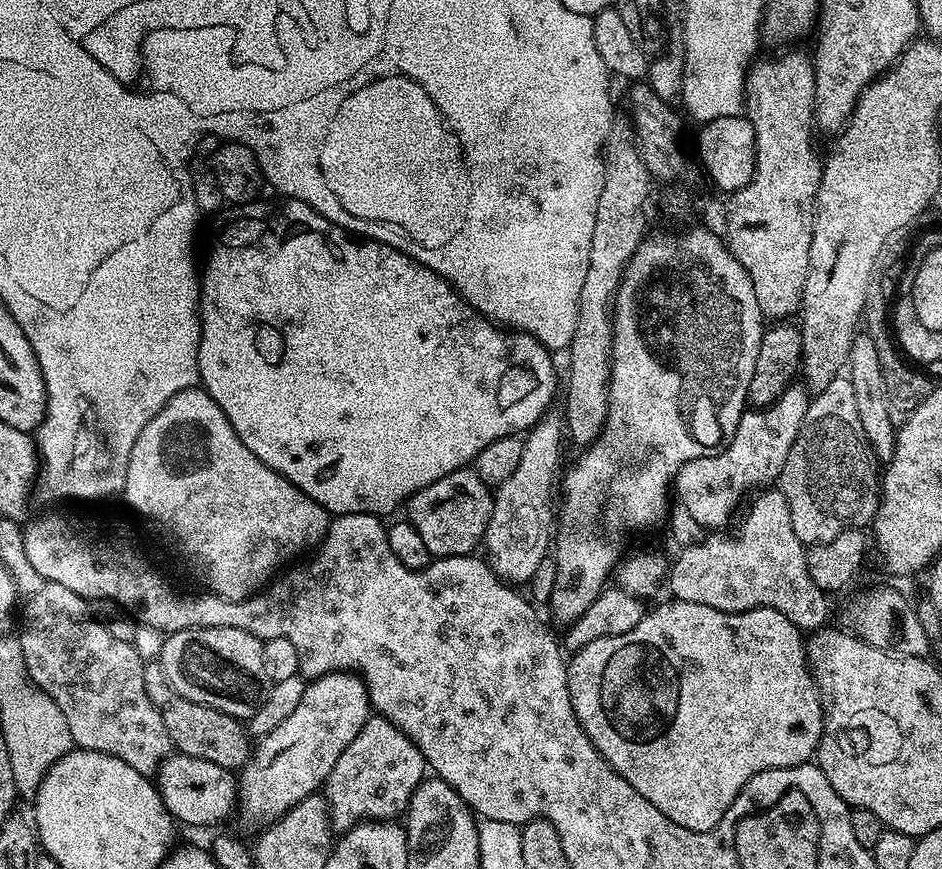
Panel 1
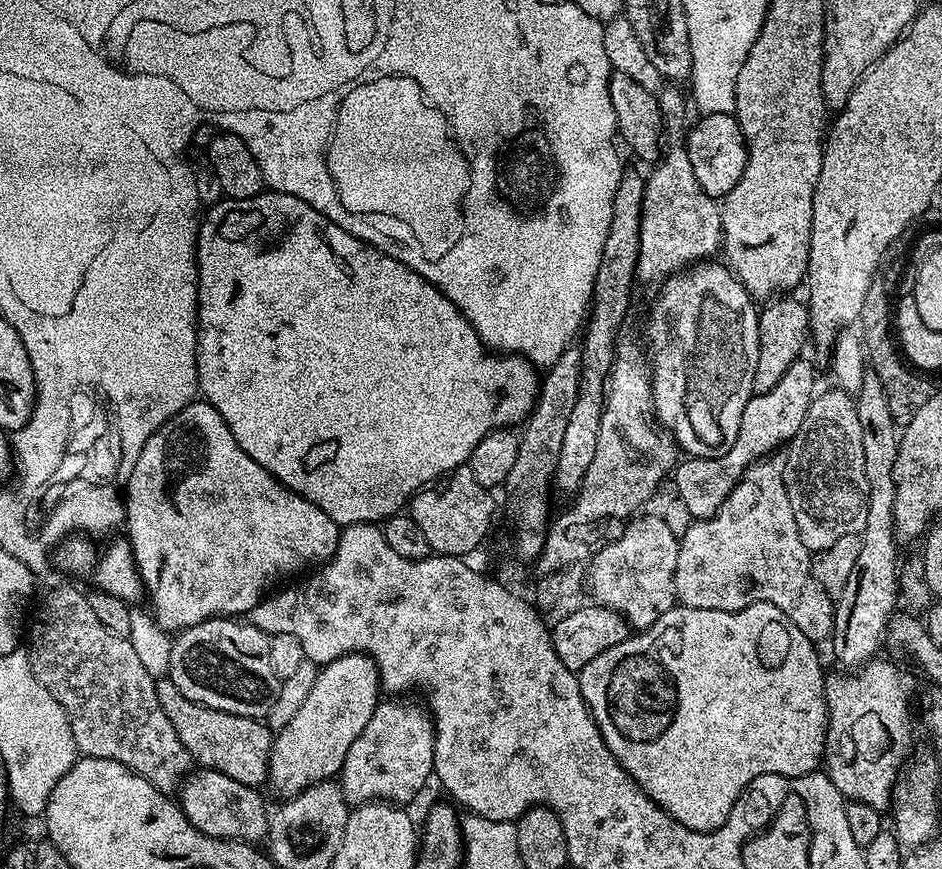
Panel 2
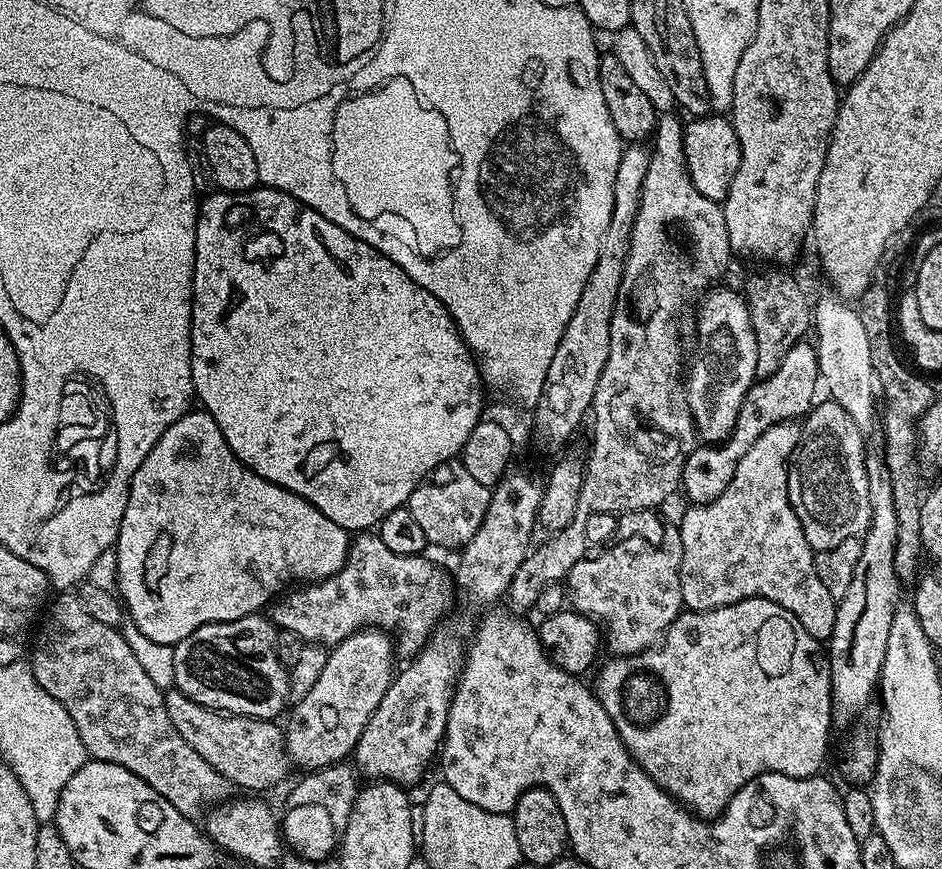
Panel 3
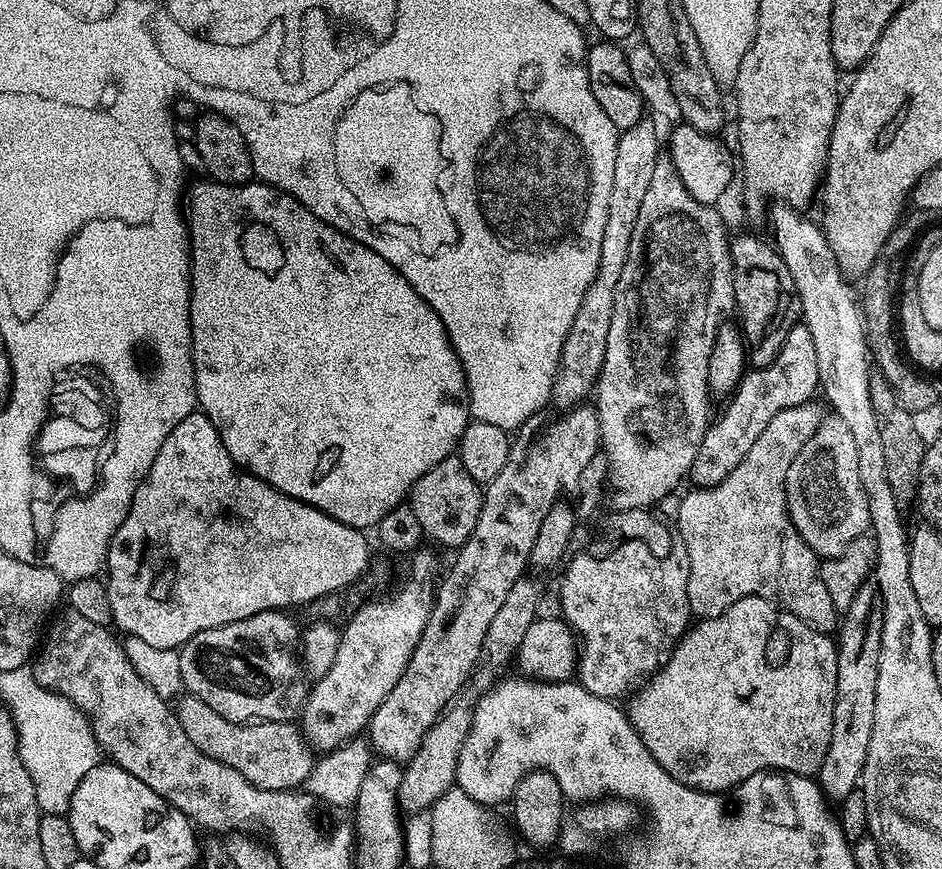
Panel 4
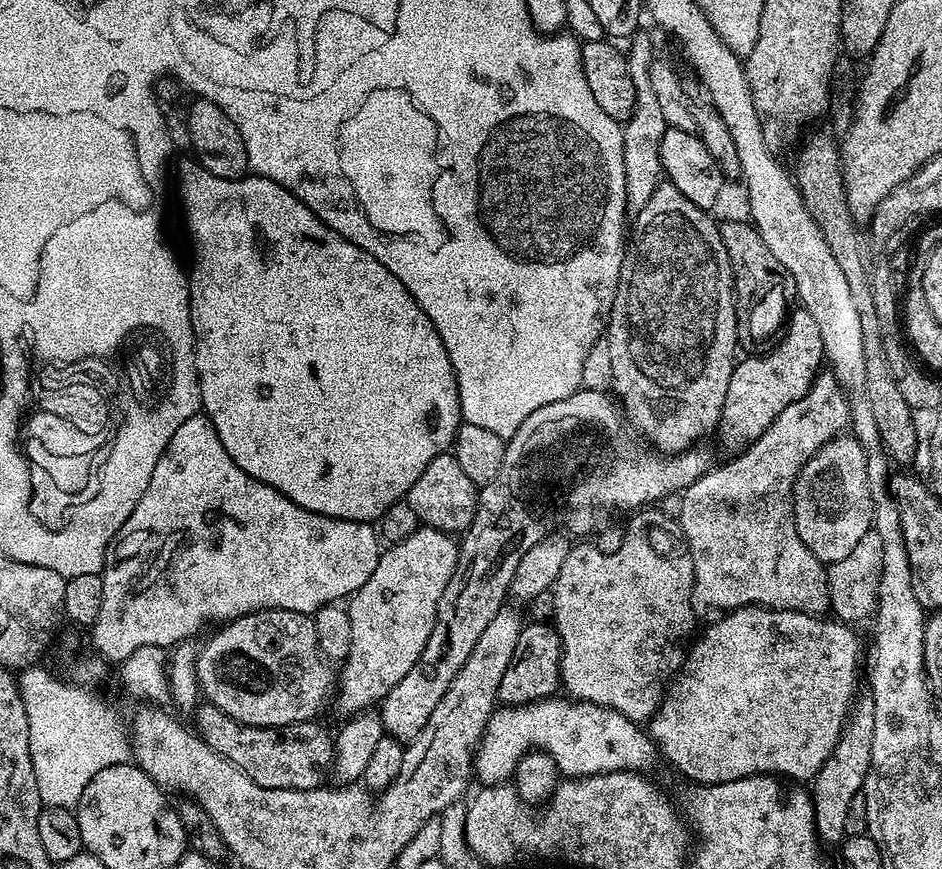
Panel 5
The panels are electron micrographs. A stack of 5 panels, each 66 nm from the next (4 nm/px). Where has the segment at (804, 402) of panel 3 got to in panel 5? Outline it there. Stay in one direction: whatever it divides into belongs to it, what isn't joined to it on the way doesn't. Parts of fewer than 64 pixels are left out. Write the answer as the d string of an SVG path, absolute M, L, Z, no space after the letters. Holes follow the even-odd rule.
M802 306L797 307L797 312L795 309L789 315L782 335L769 351L745 357L730 374L730 386L726 390L726 402L722 406L718 425L720 444L728 454L743 452L770 427L782 410L786 410L786 406L798 402L810 390L824 360L824 343L818 331L818 322L814 322L814 314Z

